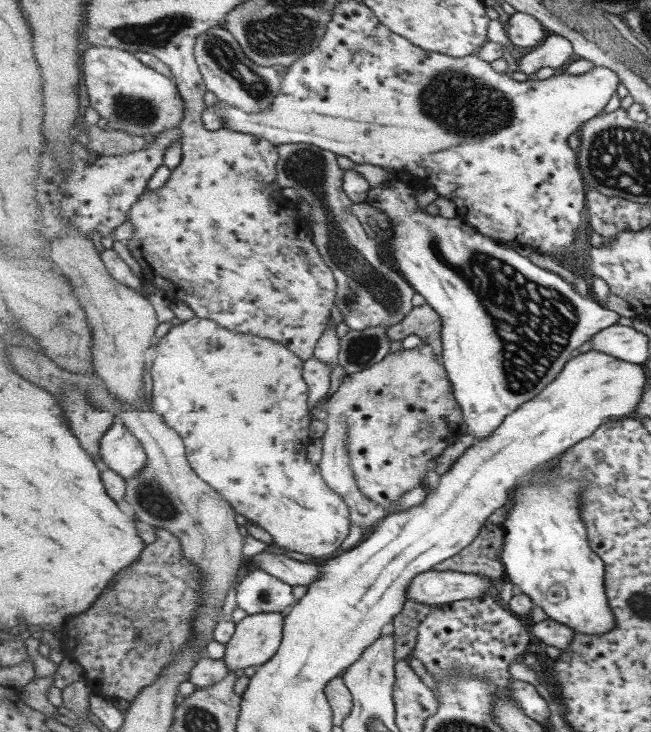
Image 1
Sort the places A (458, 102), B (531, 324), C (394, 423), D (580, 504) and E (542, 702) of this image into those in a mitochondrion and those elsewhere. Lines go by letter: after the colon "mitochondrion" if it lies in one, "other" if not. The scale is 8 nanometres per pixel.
A: mitochondrion
B: mitochondrion
C: other
D: other
E: other

